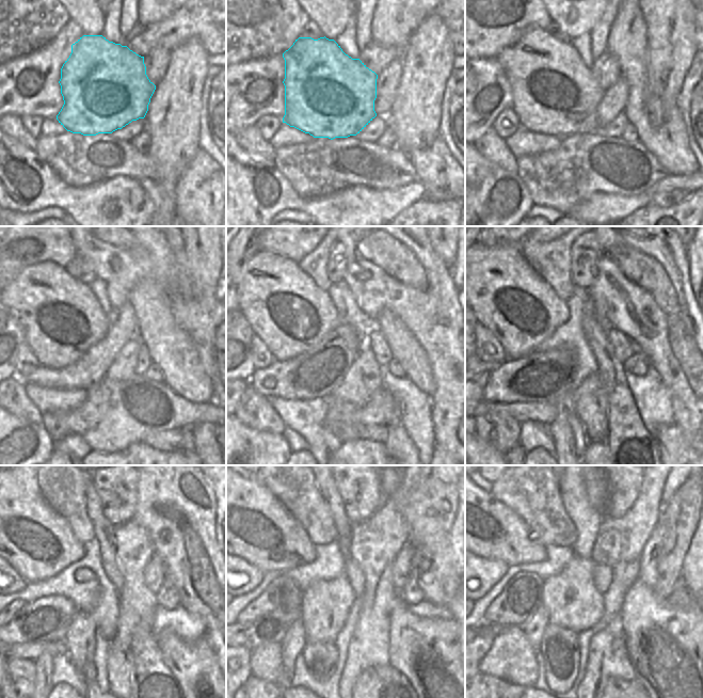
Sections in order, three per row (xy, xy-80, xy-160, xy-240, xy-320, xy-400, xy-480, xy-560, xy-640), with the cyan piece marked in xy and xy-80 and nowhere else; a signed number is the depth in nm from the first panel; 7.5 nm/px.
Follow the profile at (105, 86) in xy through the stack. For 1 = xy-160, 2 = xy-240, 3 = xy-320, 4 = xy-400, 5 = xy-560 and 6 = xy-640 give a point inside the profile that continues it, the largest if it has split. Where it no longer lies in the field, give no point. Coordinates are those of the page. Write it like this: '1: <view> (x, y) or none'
1: xy-160 (554, 93)
2: xy-240 (62, 318)
3: xy-320 (284, 306)
4: xy-400 (507, 295)
5: xy-560 (248, 521)
6: xy-640 (486, 527)

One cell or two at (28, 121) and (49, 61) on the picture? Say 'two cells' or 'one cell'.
two cells

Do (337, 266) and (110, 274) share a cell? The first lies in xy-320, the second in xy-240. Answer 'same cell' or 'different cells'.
different cells

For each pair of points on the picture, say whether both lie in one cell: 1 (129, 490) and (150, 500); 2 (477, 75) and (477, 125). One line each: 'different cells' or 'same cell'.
1: different cells
2: same cell

